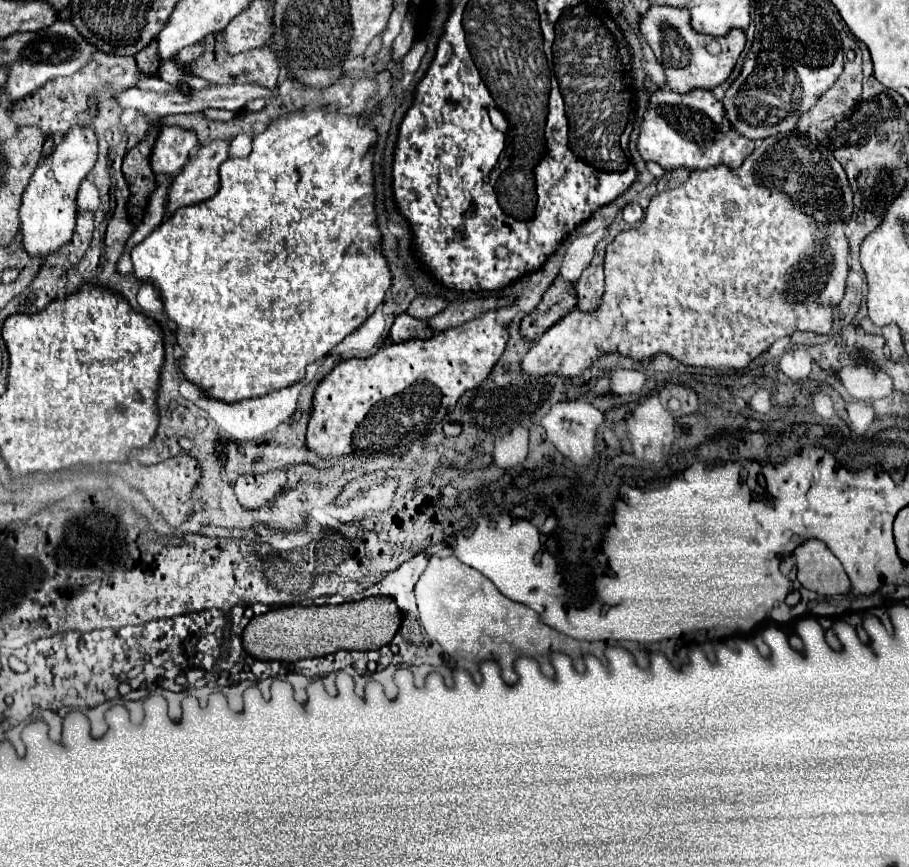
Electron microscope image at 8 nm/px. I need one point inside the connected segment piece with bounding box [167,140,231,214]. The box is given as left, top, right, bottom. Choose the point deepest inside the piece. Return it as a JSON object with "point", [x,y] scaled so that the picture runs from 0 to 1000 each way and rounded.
{"point":[219,208]}

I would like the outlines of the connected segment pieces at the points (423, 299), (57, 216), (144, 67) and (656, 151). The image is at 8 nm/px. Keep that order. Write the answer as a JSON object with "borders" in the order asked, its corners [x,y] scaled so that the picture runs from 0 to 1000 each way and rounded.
{"borders":[[[[463,339],[452,348],[448,362],[457,364],[461,369],[472,369],[479,362],[483,362],[490,353],[492,353],[492,346],[487,341],[468,341],[468,339]]],[[[80,145],[61,173],[39,194],[25,224],[23,235],[23,272],[25,284],[34,295],[52,298],[76,279],[85,251],[85,219],[89,208],[107,187],[107,157],[102,148]]],[[[167,47],[163,53],[155,58],[149,67],[155,83],[167,84],[173,82],[176,76],[173,48]]],[[[765,101],[756,108],[745,108],[738,104],[721,104],[714,108],[712,129],[707,131],[701,173],[707,185],[716,185],[727,189],[732,196],[736,194],[758,194],[771,196],[782,194],[787,189],[800,189],[804,194],[813,194],[824,175],[828,175],[828,161],[817,159],[806,152],[793,118],[784,113],[780,104]]]]}

